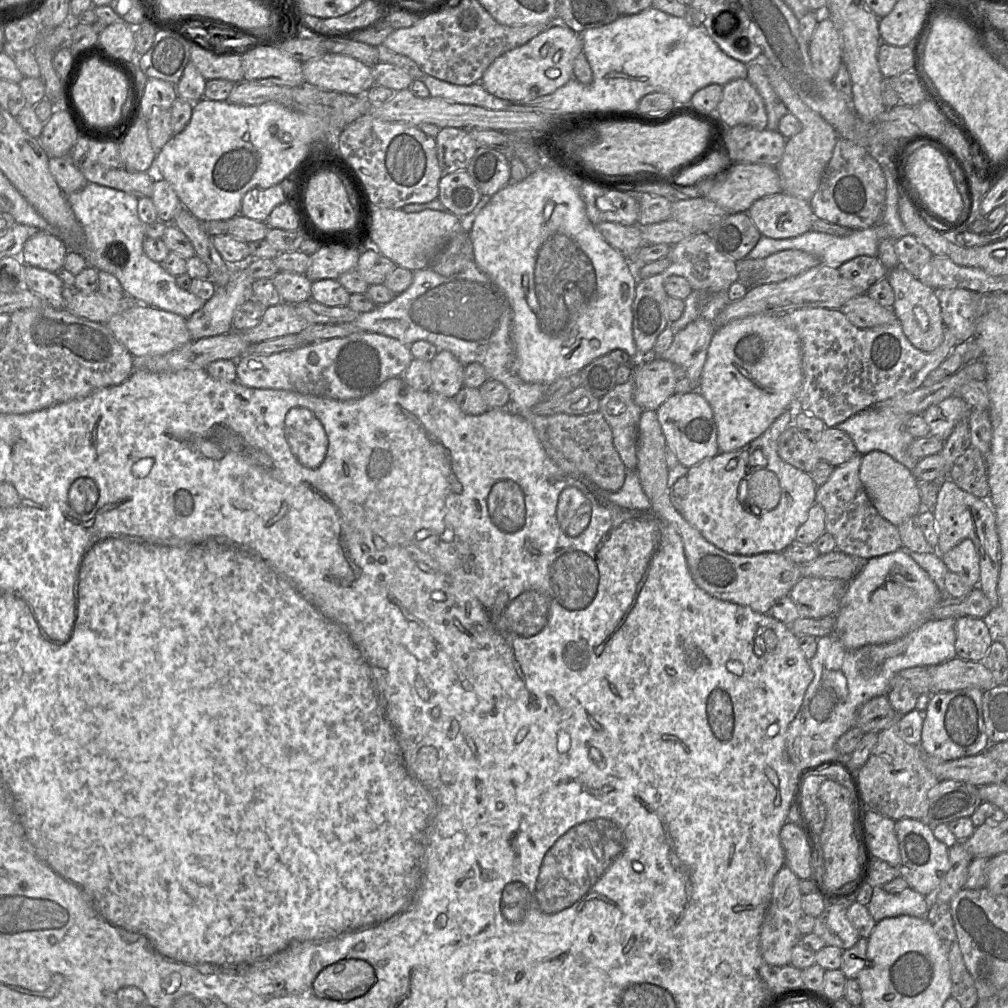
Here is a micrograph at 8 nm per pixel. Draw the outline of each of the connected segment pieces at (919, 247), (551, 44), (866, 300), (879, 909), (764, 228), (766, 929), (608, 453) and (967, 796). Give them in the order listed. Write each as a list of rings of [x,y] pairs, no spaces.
[[[910,234],[898,239],[894,248],[898,256],[899,266],[914,277],[918,277],[921,269],[933,257],[930,250]]]
[[[557,19],[526,44],[497,57],[480,83],[490,94],[506,100],[531,100],[545,96],[574,78],[575,58],[583,52],[581,36]]]
[[[867,294],[850,299],[840,310],[854,326],[861,329],[899,322],[892,308],[880,305]]]
[[[875,886],[867,907],[873,919],[879,922],[884,918],[899,915],[925,917],[930,908],[930,901],[911,887],[897,894],[890,894],[882,886]]]
[[[784,192],[755,201],[748,215],[760,234],[772,239],[789,239],[811,231],[814,213],[809,201]]]
[[[785,864],[773,879],[770,904],[760,930],[760,953],[772,968],[790,965],[792,949],[800,943],[802,935],[798,929],[798,921],[804,913],[799,882],[797,875]]]
[[[598,410],[581,415],[567,413],[552,414],[548,416],[547,432],[551,445],[577,467],[582,476],[580,479],[588,479],[600,488],[609,491],[617,491],[623,486],[627,469],[613,445],[611,428]]]
[[[941,780],[929,792],[926,823],[931,827],[971,817],[982,803],[978,787],[964,781]]]

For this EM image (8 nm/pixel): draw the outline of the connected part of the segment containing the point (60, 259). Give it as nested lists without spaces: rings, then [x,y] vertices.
[[[40,230],[24,243],[22,249],[25,264],[53,273],[63,267],[68,252],[68,246],[60,237]]]

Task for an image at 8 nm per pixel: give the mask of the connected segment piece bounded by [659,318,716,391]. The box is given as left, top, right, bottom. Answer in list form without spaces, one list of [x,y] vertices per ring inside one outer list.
[[[699,318],[674,335],[670,347],[659,358],[686,369],[692,391],[698,390],[708,348],[716,332],[714,321]]]

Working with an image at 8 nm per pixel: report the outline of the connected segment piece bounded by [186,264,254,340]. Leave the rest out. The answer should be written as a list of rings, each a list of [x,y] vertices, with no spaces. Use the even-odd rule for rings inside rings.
[[[243,264],[232,267],[227,284],[217,287],[213,296],[186,318],[192,340],[231,331],[236,309],[248,299],[254,299],[251,297],[253,281]]]

